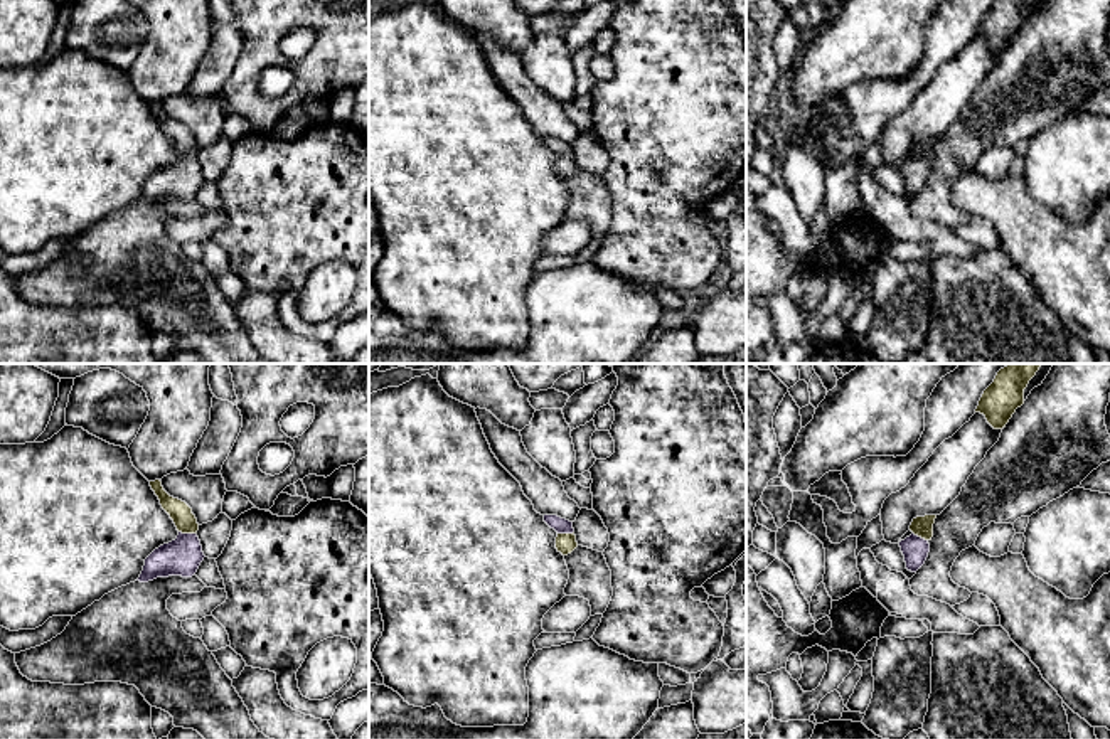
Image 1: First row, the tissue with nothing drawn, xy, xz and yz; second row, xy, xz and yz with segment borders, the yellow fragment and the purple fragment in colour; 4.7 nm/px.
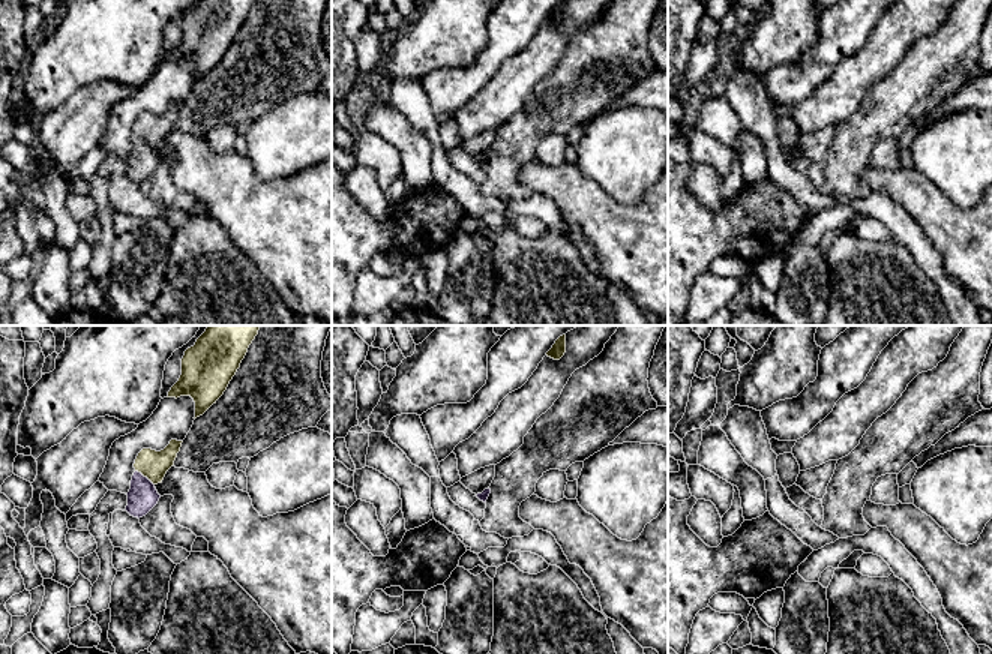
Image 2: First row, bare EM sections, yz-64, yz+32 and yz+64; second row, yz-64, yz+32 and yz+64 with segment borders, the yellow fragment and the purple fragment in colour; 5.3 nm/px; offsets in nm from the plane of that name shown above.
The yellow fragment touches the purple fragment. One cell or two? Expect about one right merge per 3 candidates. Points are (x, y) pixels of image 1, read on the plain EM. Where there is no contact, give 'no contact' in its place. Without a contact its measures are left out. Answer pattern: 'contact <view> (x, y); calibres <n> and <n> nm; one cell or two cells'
contact xy (187, 155); calibres 110 and 180 nm; one cell

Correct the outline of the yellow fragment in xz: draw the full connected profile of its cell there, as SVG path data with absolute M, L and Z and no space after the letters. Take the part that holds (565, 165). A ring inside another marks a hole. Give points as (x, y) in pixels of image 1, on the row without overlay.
M544 138L544 145L558 155L556 160L558 175L568 178L578 170L573 145L561 141L558 138Z

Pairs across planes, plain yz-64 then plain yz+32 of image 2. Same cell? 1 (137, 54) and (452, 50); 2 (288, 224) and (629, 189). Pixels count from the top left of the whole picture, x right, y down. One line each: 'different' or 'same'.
1: same
2: different

